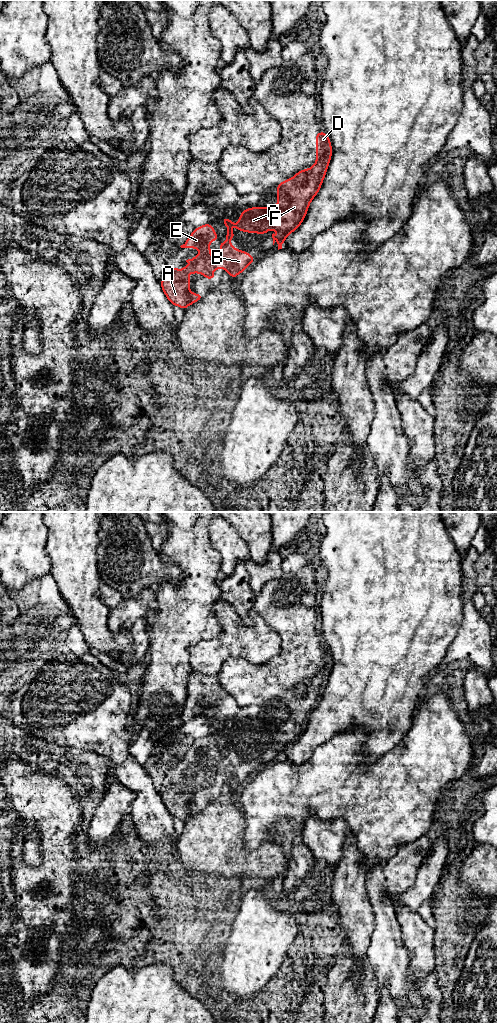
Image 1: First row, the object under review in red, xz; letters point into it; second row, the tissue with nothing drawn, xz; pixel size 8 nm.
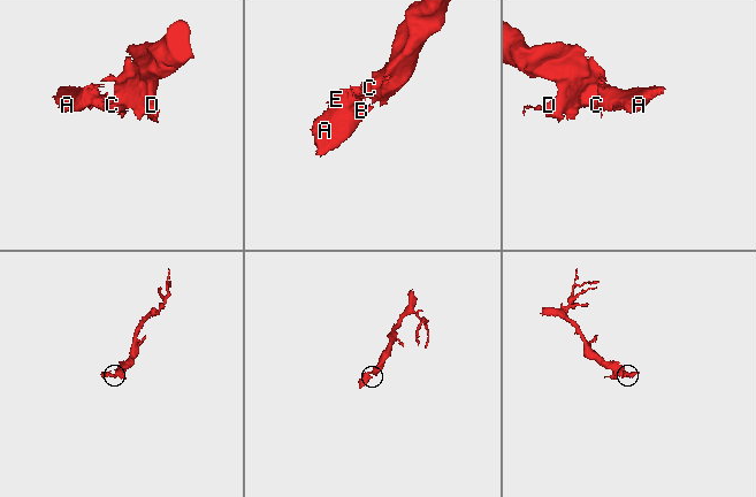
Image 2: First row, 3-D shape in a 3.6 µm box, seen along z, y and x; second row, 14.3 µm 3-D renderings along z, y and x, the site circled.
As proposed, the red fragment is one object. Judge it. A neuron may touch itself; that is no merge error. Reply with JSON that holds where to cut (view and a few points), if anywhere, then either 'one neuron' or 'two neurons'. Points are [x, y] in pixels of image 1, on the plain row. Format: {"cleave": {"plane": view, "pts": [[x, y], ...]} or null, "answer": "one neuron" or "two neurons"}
{"cleave": null, "answer": "one neuron"}

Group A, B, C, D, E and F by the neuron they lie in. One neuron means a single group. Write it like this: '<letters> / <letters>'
A B C D E F

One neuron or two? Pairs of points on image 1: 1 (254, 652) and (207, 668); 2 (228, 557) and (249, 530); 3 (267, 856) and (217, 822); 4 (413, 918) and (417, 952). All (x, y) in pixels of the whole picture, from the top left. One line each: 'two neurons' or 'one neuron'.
1: one neuron
2: two neurons
3: one neuron
4: one neuron

